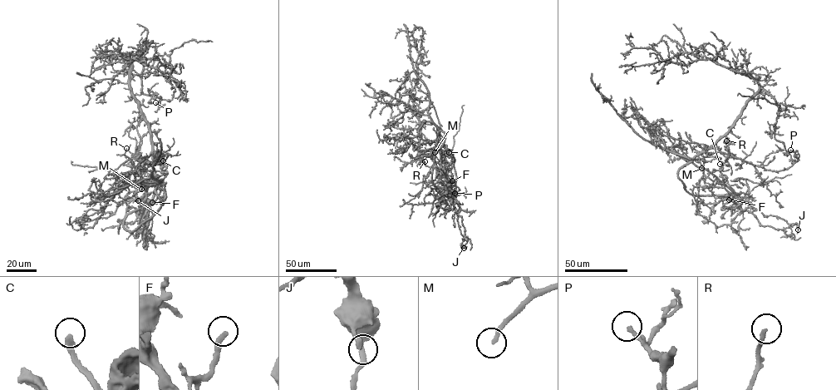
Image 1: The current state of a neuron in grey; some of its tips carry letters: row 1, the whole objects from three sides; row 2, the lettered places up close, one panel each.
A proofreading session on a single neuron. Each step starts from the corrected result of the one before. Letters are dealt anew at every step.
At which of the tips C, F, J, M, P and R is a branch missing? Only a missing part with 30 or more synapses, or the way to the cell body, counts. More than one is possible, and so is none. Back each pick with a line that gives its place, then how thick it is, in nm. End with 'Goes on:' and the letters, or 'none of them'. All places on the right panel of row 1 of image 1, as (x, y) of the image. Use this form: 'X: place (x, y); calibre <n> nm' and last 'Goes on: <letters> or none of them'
C: place (720, 164); calibre 240 nm
M: place (701, 168); calibre 200 nm
P: place (790, 150); calibre 140 nm
Goes on: C, M, P

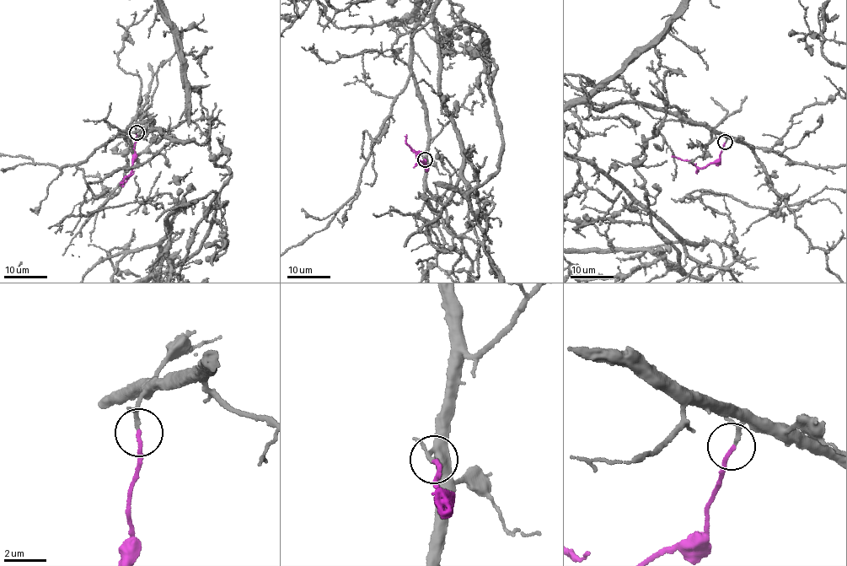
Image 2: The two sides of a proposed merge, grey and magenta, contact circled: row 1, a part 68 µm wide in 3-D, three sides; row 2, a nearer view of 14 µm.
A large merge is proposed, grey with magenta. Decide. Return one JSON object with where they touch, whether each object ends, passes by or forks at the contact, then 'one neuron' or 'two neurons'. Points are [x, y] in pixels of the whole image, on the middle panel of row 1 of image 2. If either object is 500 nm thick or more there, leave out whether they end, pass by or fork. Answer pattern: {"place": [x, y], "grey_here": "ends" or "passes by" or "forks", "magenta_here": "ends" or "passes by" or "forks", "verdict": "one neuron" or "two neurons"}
{"place": [425, 159], "grey_here": "passes by", "magenta_here": "ends", "verdict": "one neuron"}

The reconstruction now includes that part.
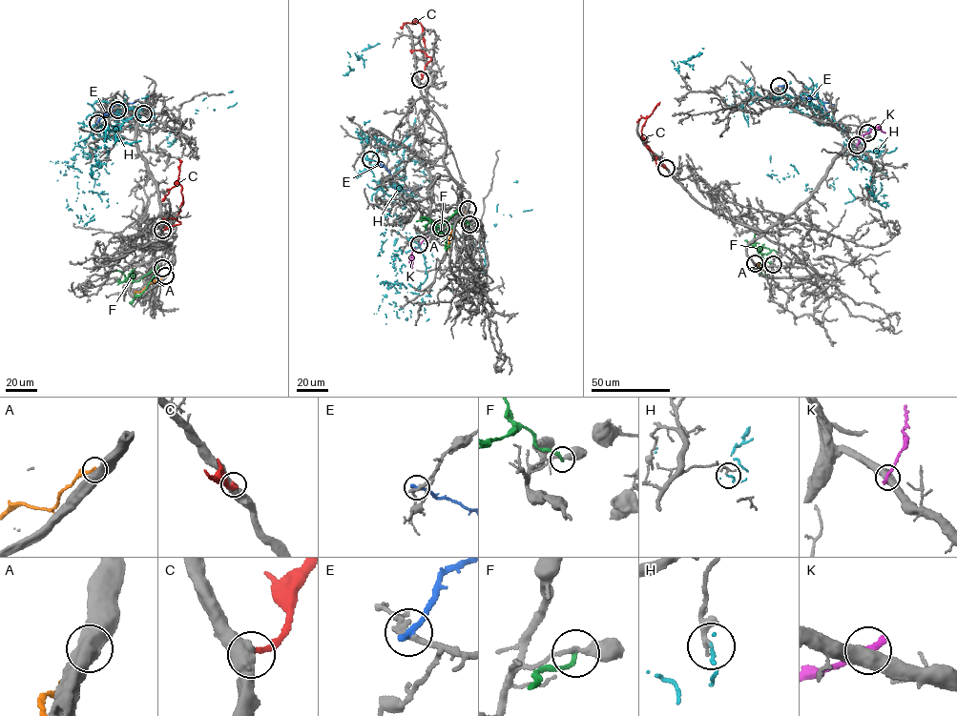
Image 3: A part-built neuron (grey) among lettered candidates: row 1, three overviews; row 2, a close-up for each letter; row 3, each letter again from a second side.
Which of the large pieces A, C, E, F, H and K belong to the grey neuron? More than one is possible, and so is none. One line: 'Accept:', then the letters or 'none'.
Accept: none

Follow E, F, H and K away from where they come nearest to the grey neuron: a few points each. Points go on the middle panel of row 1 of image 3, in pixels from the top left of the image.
E: (370, 159), (389, 172), (396, 189), (422, 188)
F: (469, 224), (456, 213), (445, 223), (435, 226), (435, 231), (443, 235), (439, 232)
H: (419, 244), (398, 232), (385, 295), (405, 319), (418, 291), (385, 280), (399, 248), (376, 206)
K: (441, 228), (429, 231), (412, 251), (412, 268)

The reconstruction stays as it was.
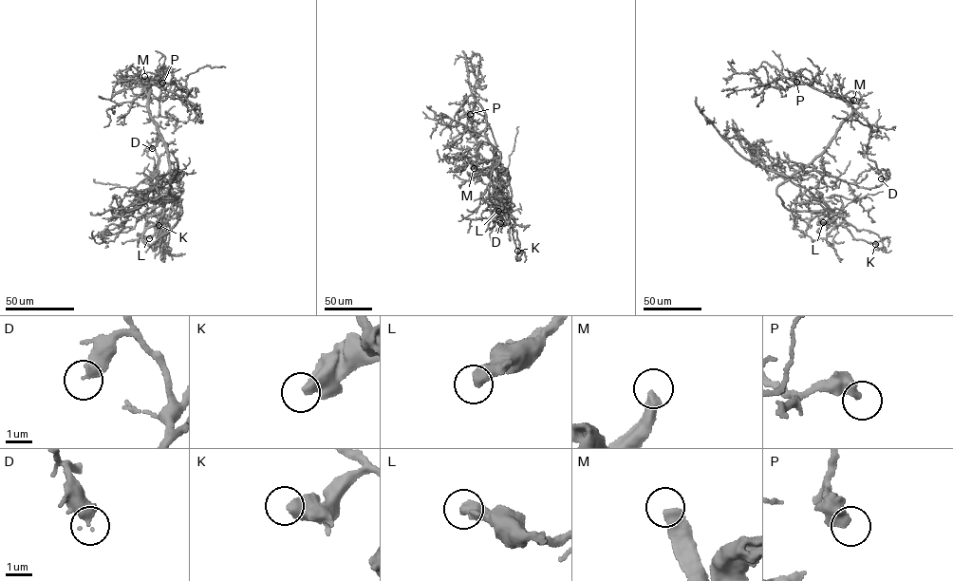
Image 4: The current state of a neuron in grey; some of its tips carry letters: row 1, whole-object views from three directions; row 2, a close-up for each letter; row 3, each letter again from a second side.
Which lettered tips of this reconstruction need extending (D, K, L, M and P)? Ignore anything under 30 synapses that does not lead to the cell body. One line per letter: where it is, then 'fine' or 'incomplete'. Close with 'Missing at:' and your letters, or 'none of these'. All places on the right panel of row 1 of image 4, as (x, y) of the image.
D: at (881, 178); fine
K: at (875, 244); fine
L: at (823, 222); fine
M: at (853, 100); incomplete
P: at (796, 82); fine
Missing at: M

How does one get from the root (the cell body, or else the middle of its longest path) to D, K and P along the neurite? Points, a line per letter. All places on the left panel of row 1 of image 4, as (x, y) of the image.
D: (158, 126), (167, 154), (171, 178), (162, 178), (157, 172), (151, 174), (158, 159), (152, 148)
K: (158, 126), (169, 162), (172, 198), (163, 203), (158, 221), (165, 228), (163, 222), (158, 225)
P: (158, 126), (148, 109), (149, 80), (160, 77), (153, 84), (158, 87), (162, 83)

